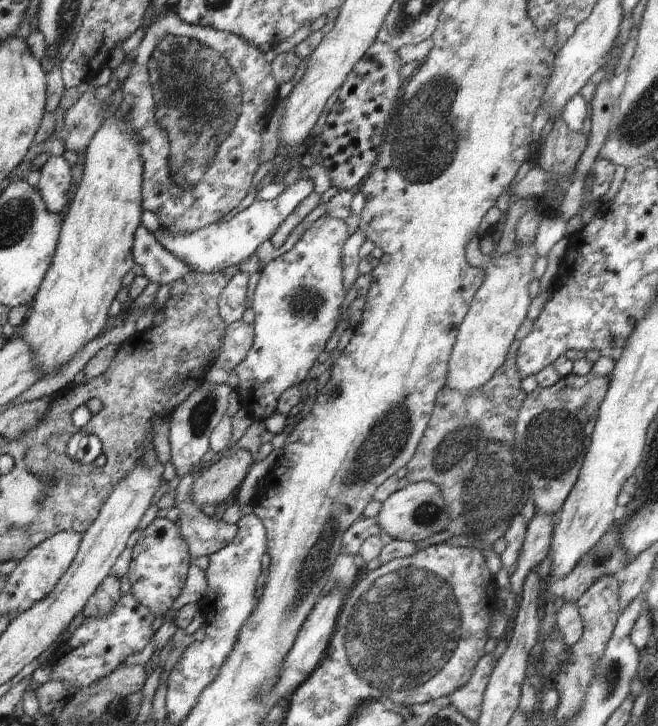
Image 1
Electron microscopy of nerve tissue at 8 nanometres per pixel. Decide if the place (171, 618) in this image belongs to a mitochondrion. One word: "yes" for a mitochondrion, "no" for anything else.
no

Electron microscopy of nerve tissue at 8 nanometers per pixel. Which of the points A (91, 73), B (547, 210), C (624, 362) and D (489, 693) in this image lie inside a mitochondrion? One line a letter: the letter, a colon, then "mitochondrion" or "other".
A: other
B: other
C: other
D: other

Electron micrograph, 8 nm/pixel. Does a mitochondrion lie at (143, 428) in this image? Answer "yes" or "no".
no

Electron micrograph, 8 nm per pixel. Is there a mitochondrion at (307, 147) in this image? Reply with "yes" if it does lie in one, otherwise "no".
no

